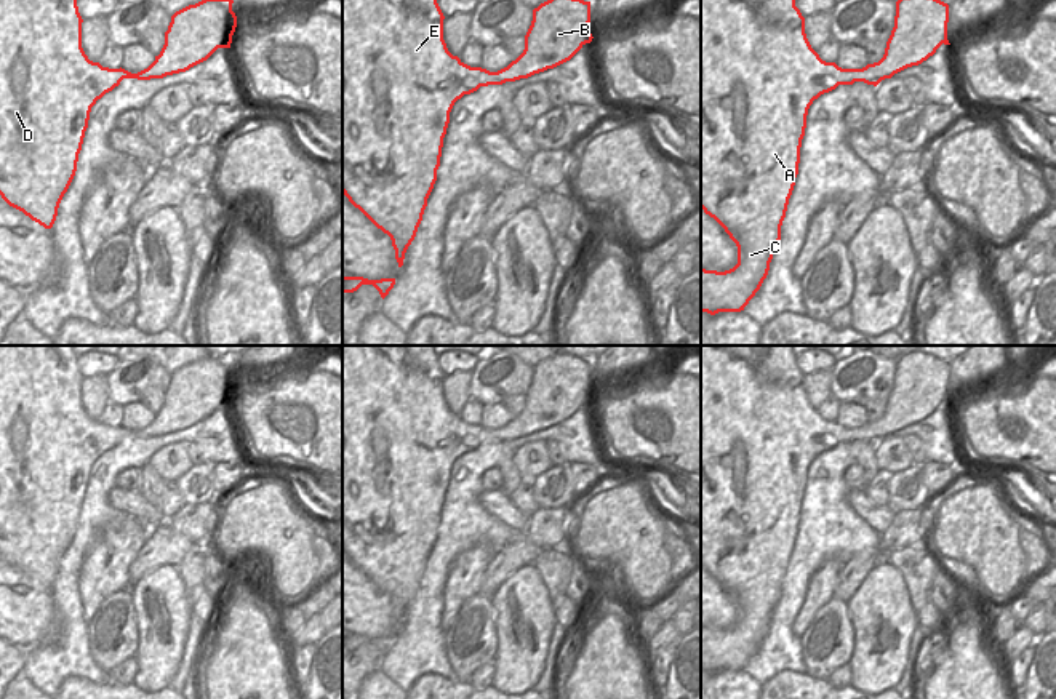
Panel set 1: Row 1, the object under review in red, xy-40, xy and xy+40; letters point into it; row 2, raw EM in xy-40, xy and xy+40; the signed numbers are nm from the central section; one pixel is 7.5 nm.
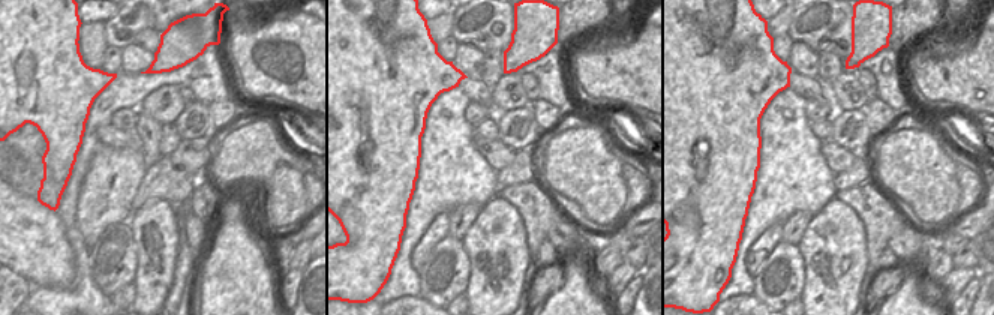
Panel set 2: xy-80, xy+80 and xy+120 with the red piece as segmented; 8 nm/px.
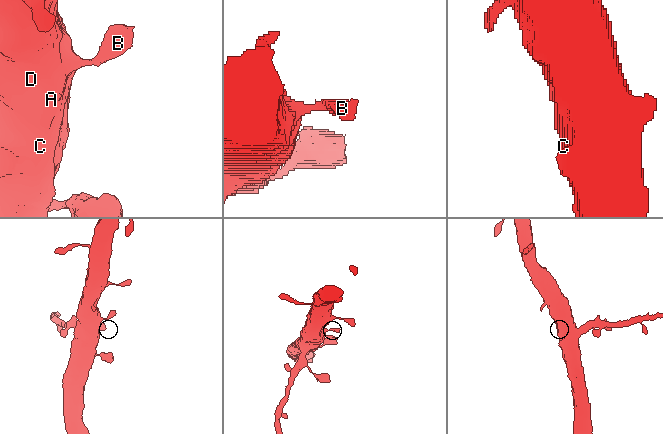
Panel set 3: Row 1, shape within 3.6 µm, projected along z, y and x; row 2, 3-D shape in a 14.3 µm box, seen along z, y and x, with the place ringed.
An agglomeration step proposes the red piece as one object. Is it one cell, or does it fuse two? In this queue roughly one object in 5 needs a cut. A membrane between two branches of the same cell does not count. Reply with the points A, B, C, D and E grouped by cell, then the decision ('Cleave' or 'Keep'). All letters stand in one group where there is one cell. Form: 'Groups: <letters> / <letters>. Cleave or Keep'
Groups: A B C D E. Keep

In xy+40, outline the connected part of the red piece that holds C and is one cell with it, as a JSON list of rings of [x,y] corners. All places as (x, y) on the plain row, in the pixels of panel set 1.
[[[701,346],[701,566],[738,605],[738,622],[733,627],[717,630],[701,625],[701,670],[715,673],[744,669],[766,637],[798,533],[800,505],[813,459],[838,443],[864,440],[877,445],[882,438],[922,422],[942,401],[950,403],[947,381],[947,361],[928,353],[901,355],[883,416],[862,427],[842,427],[822,419],[811,406],[792,346]]]

